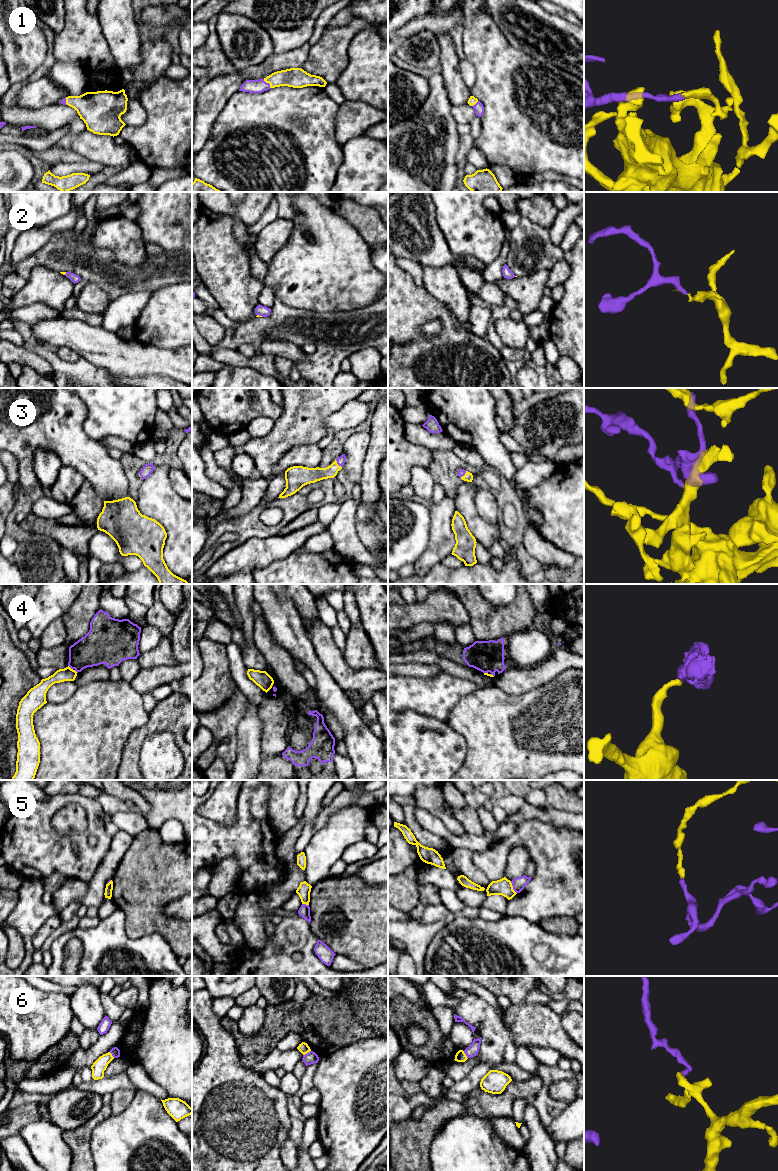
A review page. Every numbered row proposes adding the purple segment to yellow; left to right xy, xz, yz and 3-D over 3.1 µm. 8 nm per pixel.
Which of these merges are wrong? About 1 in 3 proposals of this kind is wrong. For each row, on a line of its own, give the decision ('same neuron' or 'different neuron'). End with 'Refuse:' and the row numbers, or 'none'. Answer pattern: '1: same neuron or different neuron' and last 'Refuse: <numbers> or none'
1: same neuron
2: same neuron
3: same neuron
4: different neuron
5: different neuron
6: different neuron
Refuse: 4, 5, 6

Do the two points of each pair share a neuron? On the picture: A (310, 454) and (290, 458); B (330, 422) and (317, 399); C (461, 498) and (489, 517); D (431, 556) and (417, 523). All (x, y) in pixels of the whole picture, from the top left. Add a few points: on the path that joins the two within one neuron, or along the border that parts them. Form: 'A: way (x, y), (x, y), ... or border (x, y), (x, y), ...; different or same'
A: way (305, 455), (295, 456); same
B: border (346, 403), (325, 419), (325, 427), (328, 431); different
C: border (479, 490), (476, 511), (495, 524); different
D: border (431, 522), (427, 548), (413, 564); different

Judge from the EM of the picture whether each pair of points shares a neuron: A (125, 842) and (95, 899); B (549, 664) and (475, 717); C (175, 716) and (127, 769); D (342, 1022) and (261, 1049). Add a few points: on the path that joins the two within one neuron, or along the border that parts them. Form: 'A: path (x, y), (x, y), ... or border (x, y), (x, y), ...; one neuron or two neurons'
A: path (114, 856), (97, 885); one neuron
B: border (494, 684), (509, 694), (522, 694), (531, 690); two neurons
C: path (158, 721), (147, 728), (133, 742), (131, 752); one neuron
D: path (321, 1022), (286, 1022), (280, 1028); one neuron

